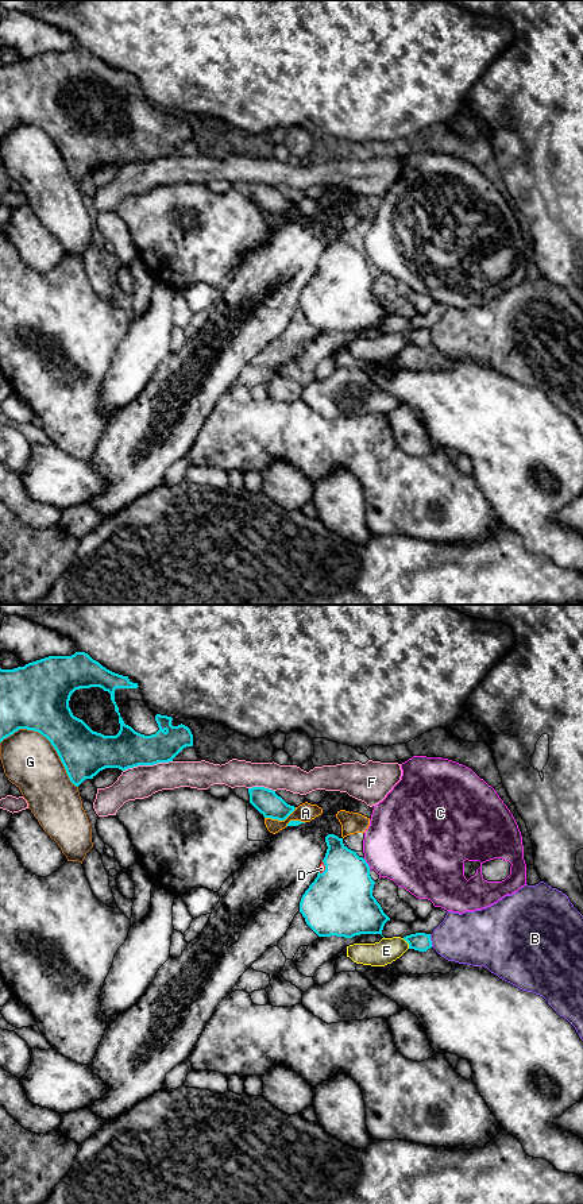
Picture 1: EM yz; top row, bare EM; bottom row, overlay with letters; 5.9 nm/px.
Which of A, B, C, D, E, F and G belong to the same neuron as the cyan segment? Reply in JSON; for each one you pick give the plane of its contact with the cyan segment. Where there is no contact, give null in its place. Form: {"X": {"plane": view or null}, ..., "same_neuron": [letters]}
{"D": {"plane": "yz"}, "same_neuron": ["D"]}

